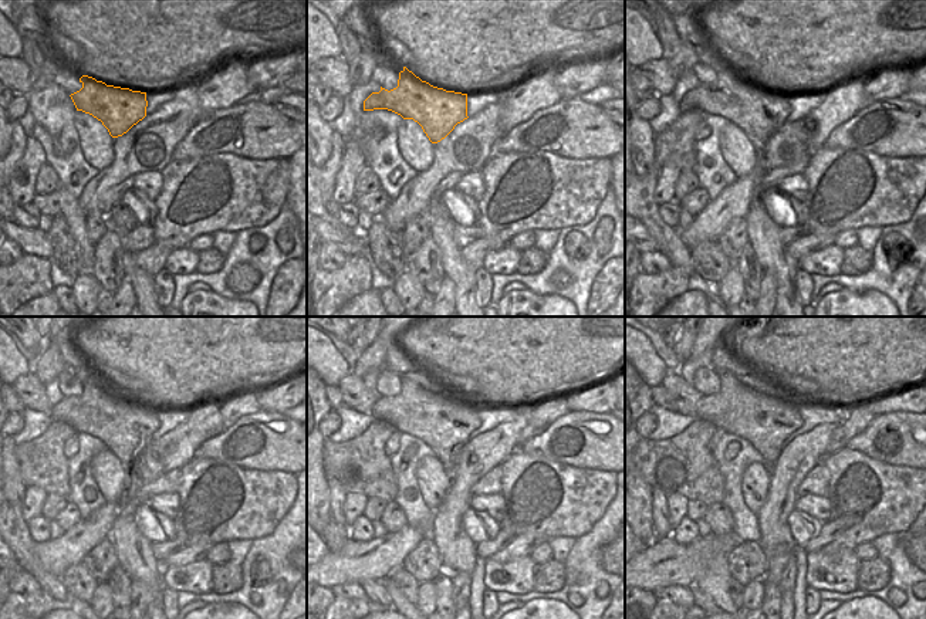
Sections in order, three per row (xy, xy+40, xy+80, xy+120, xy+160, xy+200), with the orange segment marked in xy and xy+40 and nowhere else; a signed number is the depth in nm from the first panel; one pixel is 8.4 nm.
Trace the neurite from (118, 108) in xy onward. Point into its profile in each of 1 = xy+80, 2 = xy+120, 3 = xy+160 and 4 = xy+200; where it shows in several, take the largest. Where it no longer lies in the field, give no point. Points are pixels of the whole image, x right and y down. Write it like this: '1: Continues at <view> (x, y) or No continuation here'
1: Continues at xy+80 (759, 111)
2: Continues at xy+120 (125, 426)
3: Continues at xy+160 (443, 422)
4: Continues at xy+200 (766, 420).

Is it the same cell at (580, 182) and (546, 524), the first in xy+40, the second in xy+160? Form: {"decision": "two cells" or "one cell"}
{"decision": "one cell"}

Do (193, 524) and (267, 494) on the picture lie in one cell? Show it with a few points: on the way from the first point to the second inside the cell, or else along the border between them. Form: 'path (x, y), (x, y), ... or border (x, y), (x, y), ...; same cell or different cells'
path (212, 508), (239, 508), (243, 504), (249, 504); same cell

